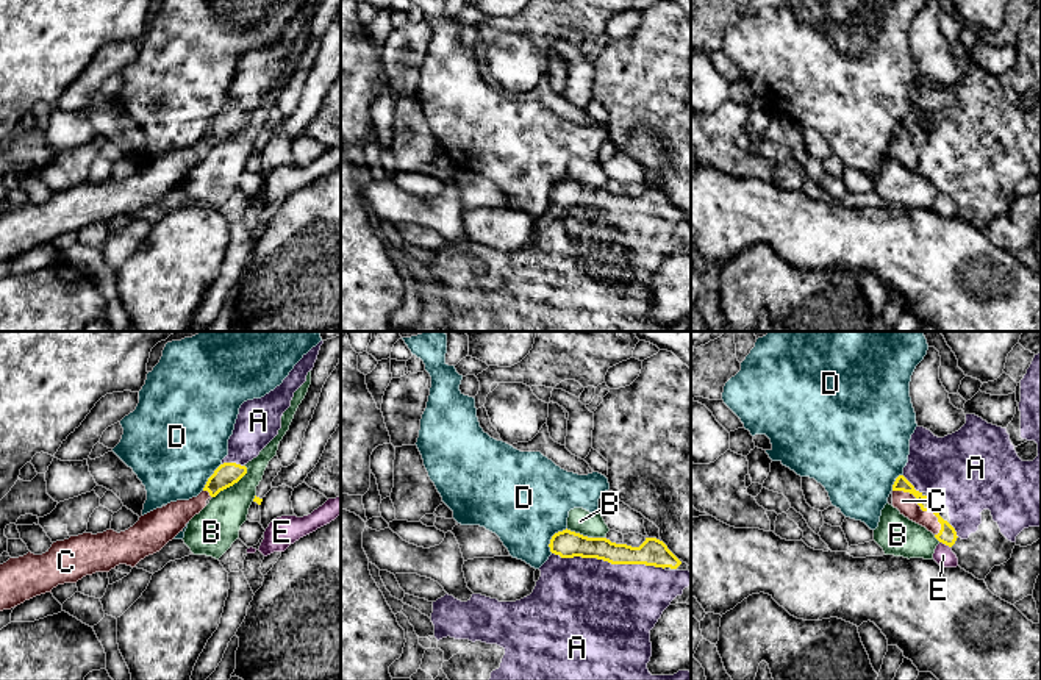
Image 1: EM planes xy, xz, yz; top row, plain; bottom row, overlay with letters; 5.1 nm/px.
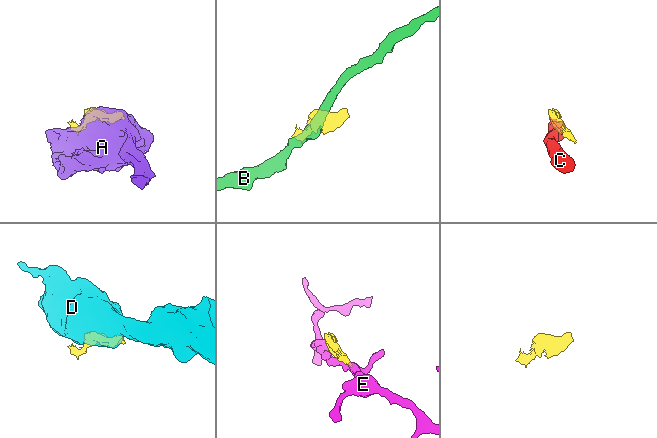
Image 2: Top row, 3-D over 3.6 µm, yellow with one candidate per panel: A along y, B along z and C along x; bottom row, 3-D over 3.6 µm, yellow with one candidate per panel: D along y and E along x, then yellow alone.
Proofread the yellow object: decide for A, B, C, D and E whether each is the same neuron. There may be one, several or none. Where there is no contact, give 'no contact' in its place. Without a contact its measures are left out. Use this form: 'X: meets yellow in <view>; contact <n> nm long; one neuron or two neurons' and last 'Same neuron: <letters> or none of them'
A: meets yellow in xz; contact 600 nm long; one neuron
B: meets yellow in xy; contact 240 nm long; two neurons
C: meets yellow in yz; contact 340 nm long; one neuron
D: meets yellow in xz; contact 160 nm long; two neurons
E: meets yellow in yz; contact 70 nm long; two neurons
Same neuron: A, C

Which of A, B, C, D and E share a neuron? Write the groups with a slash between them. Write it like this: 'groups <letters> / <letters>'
groups A C / B / D / E

